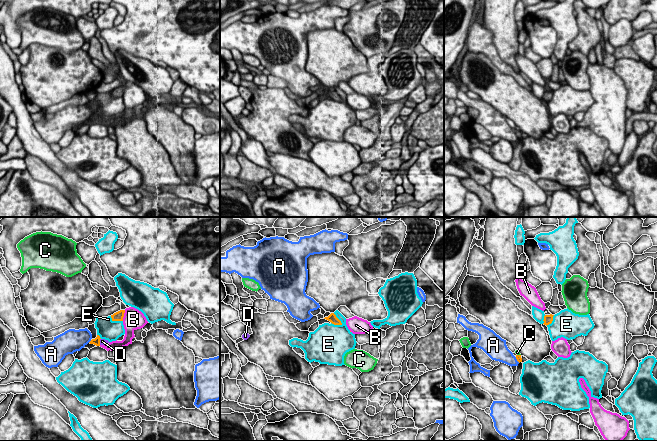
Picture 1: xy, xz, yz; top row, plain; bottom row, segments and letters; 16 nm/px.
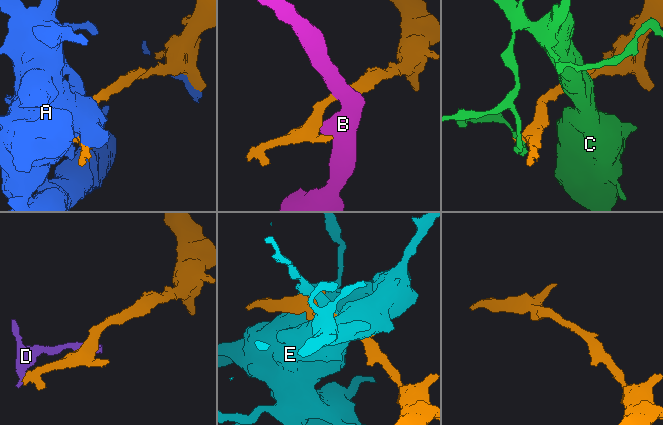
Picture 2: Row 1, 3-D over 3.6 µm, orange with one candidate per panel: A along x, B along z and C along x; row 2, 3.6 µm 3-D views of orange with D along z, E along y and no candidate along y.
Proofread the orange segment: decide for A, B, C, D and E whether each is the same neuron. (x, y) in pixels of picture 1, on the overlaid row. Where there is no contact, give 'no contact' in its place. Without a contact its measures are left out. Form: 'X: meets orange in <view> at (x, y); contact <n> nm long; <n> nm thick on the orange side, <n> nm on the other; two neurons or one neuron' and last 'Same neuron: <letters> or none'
A: meets orange in xy at (90, 341); contact 70 nm long; 120 nm thick on the orange side, 340 nm on the other; two neurons
B: meets orange in xy at (123, 315); contact 180 nm long; 160 nm thick on the orange side, 340 nm on the other; two neurons
C: meets orange in yz at (519, 355); contact 70 nm long; 90 nm thick on the orange side, 70 nm on the other; two neurons
D: meets orange in xy at (99, 341); contact 110 nm long; 120 nm thick on the orange side, 100 nm on the other; two neurons
E: meets orange in xz at (338, 319); contact 240 nm long; 140 nm thick on the orange side, 320 nm on the other; two neurons
Same neuron: none

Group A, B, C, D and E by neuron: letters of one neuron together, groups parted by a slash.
A / B / C / D / E

